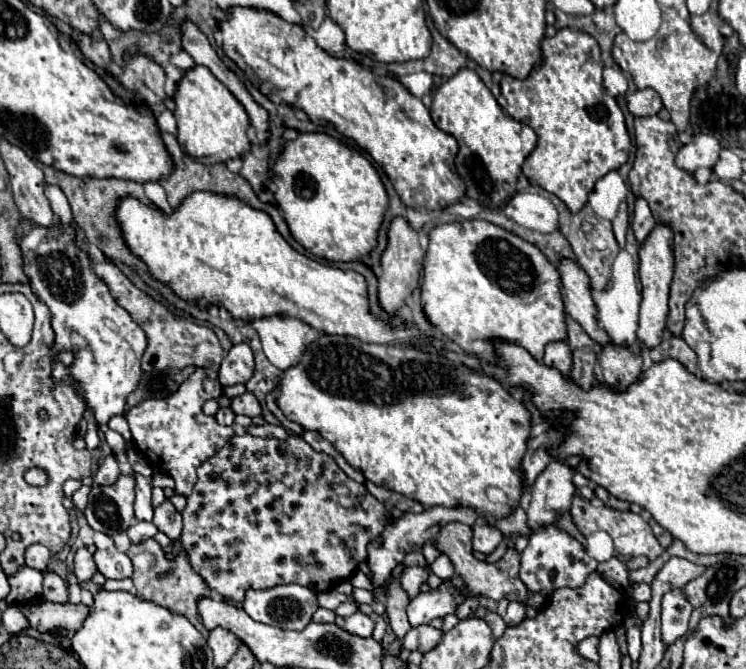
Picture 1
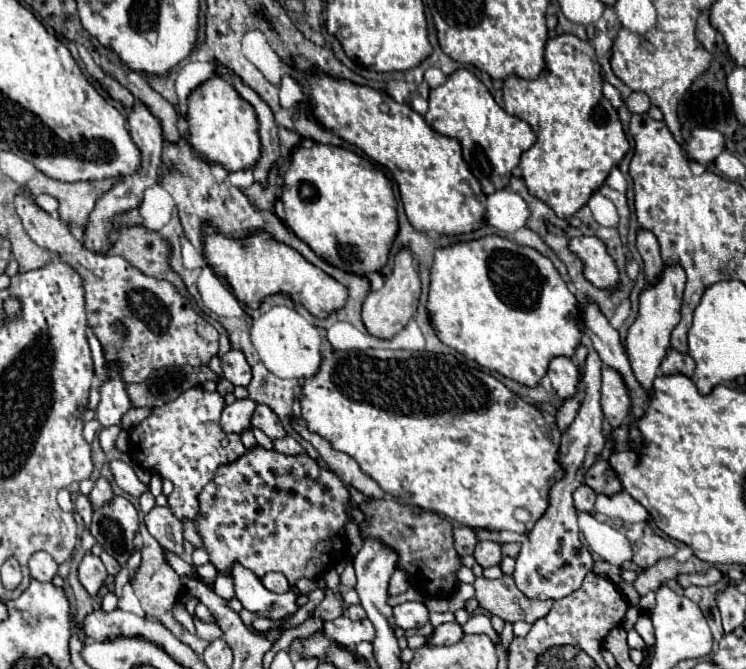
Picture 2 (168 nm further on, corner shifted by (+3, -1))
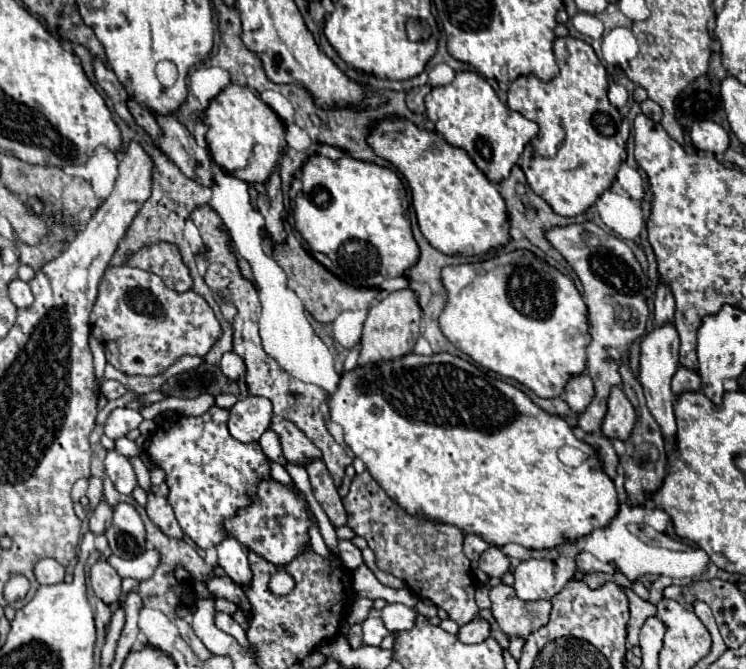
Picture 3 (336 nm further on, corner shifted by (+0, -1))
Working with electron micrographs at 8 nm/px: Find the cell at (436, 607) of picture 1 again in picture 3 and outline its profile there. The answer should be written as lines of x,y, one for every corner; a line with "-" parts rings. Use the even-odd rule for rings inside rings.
386,604
382,610
382,620
390,632
410,630
416,620
416,612
404,604

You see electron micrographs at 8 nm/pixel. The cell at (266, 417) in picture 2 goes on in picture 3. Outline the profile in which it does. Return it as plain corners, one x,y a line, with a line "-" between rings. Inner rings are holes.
288,420
276,422
270,428
280,436
282,450
284,450
284,456
288,462
306,466
308,462
322,458
322,452
314,446
314,442
302,430
298,430
292,422
288,422

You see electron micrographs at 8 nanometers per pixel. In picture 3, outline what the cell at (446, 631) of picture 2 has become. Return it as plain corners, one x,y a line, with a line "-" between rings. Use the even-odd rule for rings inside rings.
472,620
470,624
462,626
458,632
458,638
464,644
476,644
476,642
484,642
490,636
490,622
486,620

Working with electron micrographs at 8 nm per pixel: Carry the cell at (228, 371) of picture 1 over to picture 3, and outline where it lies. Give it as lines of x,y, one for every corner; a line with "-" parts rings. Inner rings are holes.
226,352
220,360
220,368
222,372
230,378
230,380
238,380
244,376
246,372
246,366
244,366
244,360
236,354
236,352

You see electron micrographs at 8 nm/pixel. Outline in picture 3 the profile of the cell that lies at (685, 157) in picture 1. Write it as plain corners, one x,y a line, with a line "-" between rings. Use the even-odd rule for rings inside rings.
700,120
700,122
692,124
690,138
698,150
706,150
712,154
724,152
728,148
728,142
730,142
728,132
712,120

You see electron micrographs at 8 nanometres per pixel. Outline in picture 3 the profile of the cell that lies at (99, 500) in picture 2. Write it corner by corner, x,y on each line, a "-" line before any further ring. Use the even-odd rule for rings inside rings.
100,502
98,508
94,508
90,514
90,532
94,536
102,536
108,528
108,522
112,522
112,508
108,502

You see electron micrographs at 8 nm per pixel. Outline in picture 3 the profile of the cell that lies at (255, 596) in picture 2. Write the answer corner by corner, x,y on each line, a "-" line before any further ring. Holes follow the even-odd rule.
228,536
224,538
224,542
216,546
216,552
218,552
218,566
226,572
226,576
230,576
240,586
248,586
252,572
246,558
246,550
240,546
240,542

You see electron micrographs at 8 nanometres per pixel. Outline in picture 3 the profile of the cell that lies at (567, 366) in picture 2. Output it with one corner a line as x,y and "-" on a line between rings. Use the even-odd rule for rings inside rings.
586,372
582,376
570,378
564,392
564,400
576,414
582,414
592,402
592,398
594,398
594,386
592,386
592,378

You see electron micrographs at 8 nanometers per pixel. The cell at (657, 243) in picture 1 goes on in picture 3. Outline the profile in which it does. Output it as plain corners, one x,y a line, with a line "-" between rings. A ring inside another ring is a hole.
666,324
662,328
654,328
646,334
646,338
640,344
640,384
644,388
646,404
658,426
662,428
662,438
670,448
676,444
676,420
674,420
674,394
670,390
672,374
678,370
678,346
680,338
674,328
674,324

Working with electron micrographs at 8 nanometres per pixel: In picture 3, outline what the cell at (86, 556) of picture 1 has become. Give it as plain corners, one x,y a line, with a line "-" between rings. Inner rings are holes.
98,560
92,570
90,570
90,582
94,588
94,594
106,602
106,604
114,604
122,598
122,578
116,574
116,570
106,562
106,560

